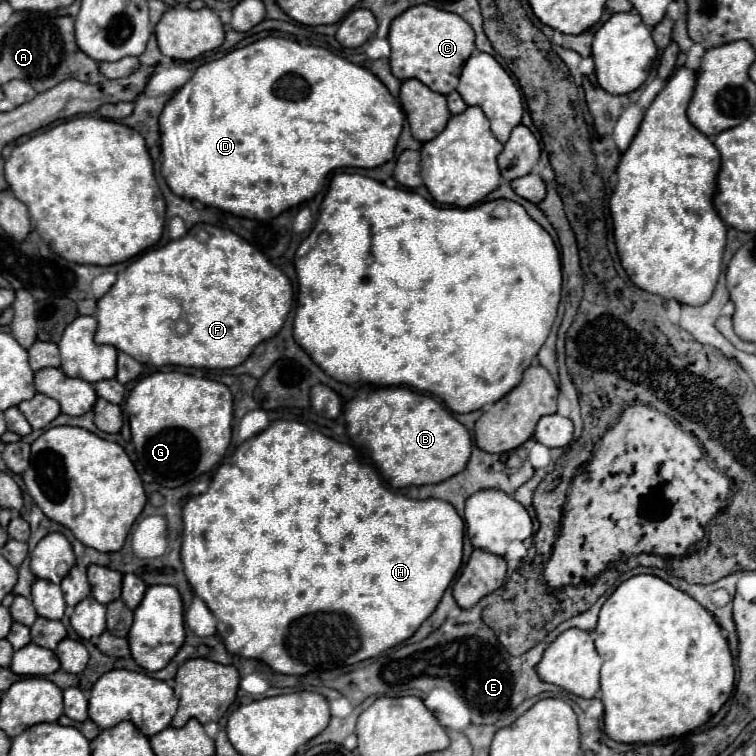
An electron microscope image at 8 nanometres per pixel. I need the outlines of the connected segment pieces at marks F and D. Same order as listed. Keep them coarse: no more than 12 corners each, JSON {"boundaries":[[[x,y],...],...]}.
{"boundaries":[[[197,223],[97,301],[95,343],[231,369],[293,305],[287,275]],[[265,37],[159,117],[171,191],[267,221],[393,159],[403,109]]]}

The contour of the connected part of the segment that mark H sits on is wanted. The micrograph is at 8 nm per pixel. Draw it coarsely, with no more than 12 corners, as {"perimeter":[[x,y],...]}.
{"perimeter":[[273,421],[183,507],[229,653],[283,675],[409,639],[451,503]]}

